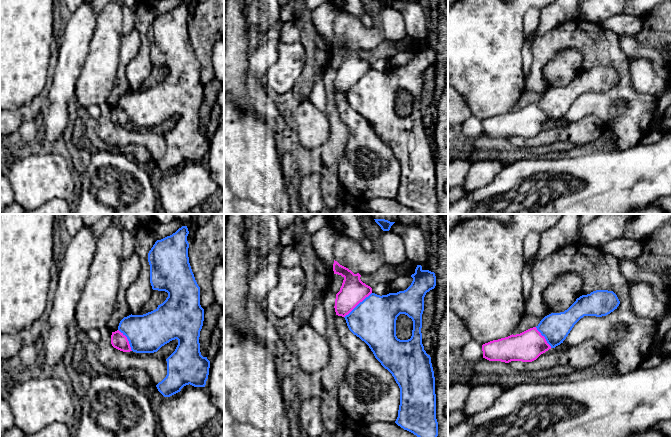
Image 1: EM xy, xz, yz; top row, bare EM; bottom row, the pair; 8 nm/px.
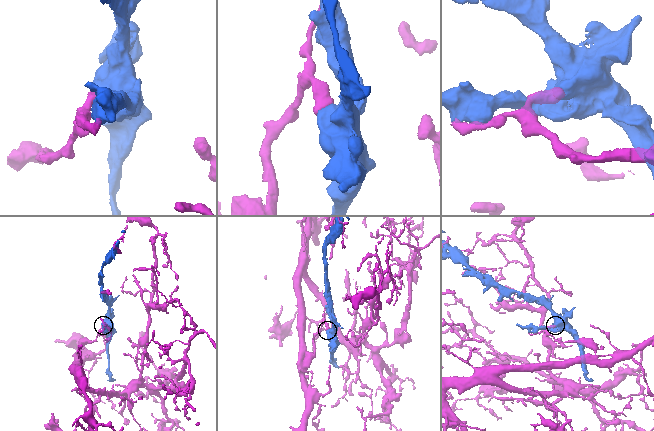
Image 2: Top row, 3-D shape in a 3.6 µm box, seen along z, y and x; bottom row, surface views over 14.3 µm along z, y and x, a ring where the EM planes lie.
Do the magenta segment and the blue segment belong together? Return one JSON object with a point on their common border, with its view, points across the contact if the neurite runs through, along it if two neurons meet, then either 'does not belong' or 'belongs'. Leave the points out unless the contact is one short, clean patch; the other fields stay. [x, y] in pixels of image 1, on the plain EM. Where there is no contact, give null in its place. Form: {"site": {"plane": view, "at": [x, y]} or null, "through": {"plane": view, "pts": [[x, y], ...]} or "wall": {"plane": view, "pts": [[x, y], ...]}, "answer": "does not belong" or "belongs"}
{"site": {"plane": "xz", "at": [357, 80]}, "answer": "does not belong"}

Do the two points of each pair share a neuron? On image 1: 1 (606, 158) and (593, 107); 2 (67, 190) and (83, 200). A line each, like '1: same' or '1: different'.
1: different
2: different

